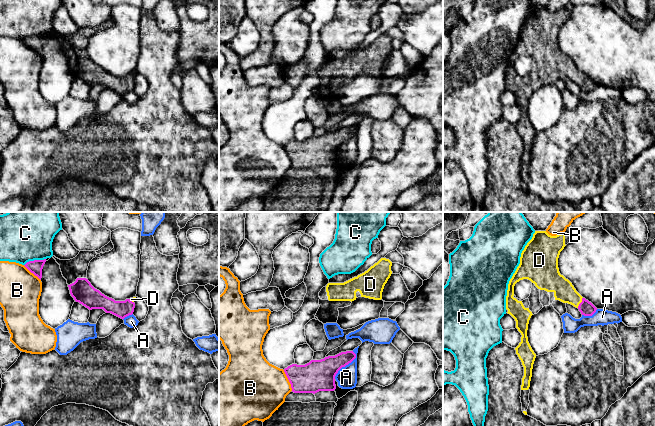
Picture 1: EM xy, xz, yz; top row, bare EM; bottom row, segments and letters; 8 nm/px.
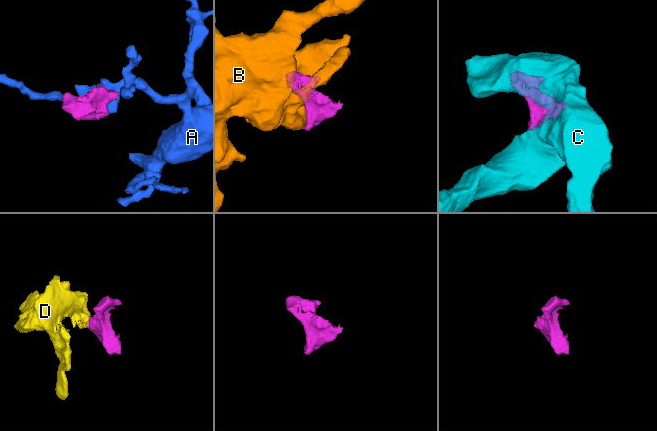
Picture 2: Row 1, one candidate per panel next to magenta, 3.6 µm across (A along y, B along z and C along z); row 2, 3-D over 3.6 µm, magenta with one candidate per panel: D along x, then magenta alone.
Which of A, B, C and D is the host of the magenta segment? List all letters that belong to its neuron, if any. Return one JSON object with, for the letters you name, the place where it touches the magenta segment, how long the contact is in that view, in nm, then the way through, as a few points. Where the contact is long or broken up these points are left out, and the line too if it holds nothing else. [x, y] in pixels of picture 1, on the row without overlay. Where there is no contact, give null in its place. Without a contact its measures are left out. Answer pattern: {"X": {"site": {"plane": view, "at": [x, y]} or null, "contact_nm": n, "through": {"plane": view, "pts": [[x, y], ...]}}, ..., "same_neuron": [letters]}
{"D": {"site": {"plane": "yz", "at": [581, 78]}, "contact_nm": 100, "through": {"plane": "yz", "pts": [[586, 84], [581, 78], [564, 67]]}}, "same_neuron": ["D"]}

